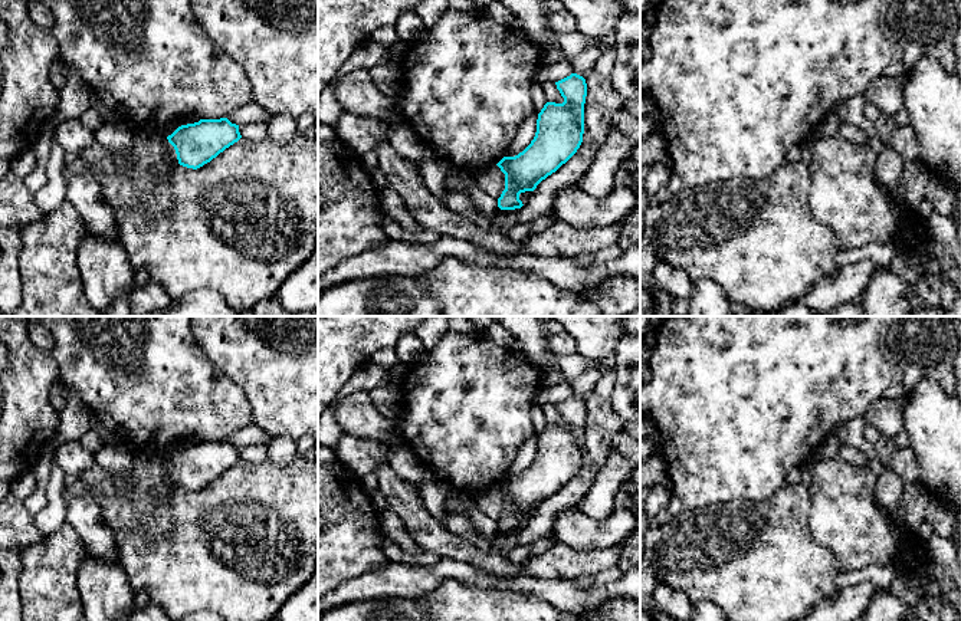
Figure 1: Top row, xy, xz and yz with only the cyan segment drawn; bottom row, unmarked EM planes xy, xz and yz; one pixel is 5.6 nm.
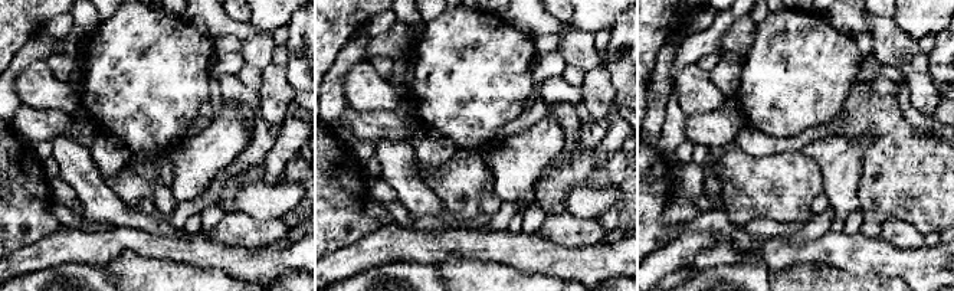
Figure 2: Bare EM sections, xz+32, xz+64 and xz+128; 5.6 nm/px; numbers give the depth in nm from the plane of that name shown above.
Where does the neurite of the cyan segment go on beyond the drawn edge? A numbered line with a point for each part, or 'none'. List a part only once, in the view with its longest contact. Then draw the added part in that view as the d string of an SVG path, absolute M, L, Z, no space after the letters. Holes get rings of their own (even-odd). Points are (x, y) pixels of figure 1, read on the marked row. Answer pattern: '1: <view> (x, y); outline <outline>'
1: xy (170, 153); outline M167 137L164 138L164 145L165 145L165 157L167 157L170 161L178 164L176 150L174 150L174 147L168 142Z

